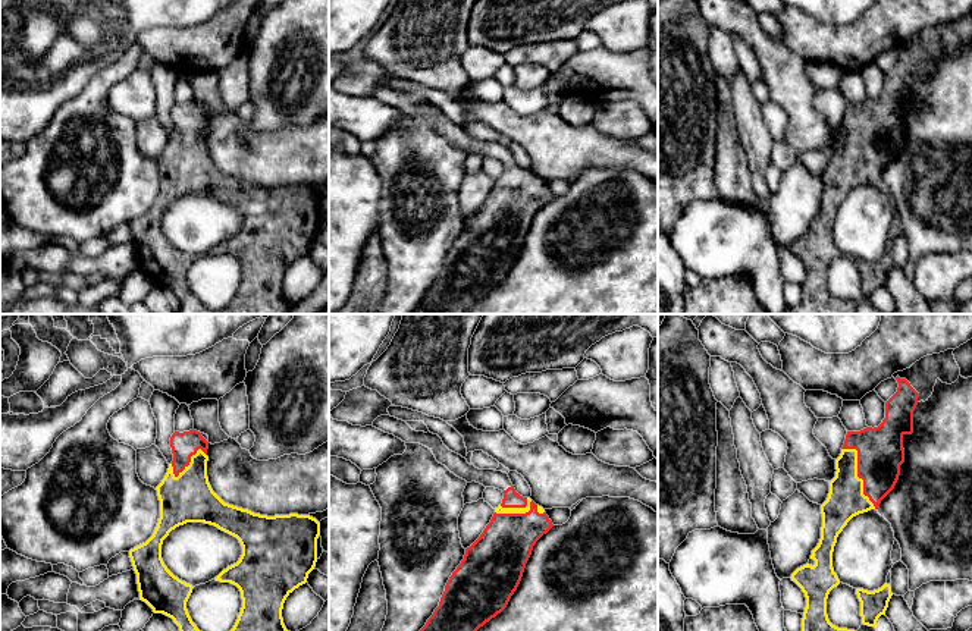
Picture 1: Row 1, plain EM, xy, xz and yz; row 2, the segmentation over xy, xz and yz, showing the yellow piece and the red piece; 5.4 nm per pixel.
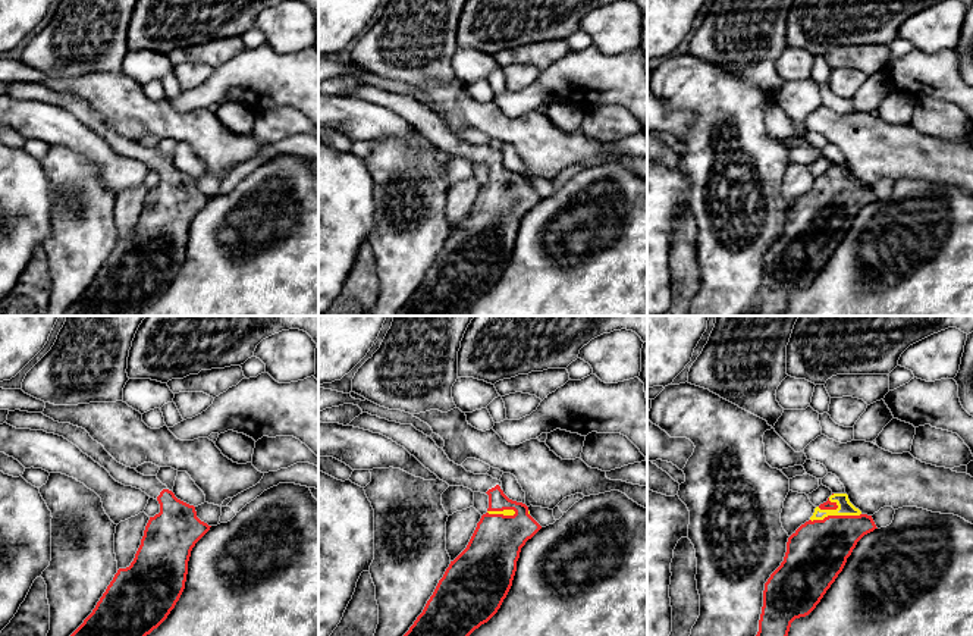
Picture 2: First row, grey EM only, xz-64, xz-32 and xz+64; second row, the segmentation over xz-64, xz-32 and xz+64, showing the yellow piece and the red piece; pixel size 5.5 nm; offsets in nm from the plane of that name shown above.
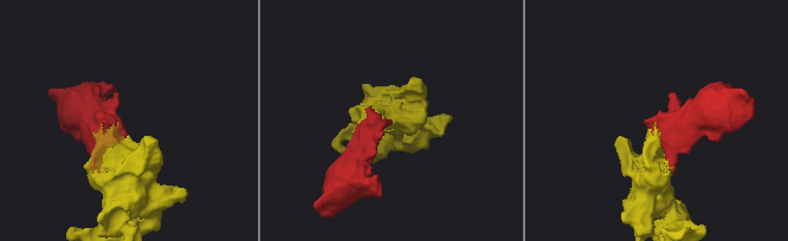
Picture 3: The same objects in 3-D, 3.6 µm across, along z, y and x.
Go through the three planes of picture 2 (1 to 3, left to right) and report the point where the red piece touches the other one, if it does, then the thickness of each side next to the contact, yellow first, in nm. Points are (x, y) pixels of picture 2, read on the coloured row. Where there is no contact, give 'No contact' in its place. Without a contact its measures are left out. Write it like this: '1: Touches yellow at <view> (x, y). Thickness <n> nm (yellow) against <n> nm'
1: No contact
2: Touches yellow at xz-32 (504, 510). Thickness 30 nm (yellow) against 280 nm
3: Touches yellow at xz+64 (835, 514). Thickness 80 nm (yellow) against 320 nm

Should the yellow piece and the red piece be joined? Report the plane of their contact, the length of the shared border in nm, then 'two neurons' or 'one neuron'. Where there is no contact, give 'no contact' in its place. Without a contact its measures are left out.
xz | 220 nm | one neuron

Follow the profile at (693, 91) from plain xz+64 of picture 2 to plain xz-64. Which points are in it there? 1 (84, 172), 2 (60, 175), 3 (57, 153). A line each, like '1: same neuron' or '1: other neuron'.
1: same neuron
2: same neuron
3: same neuron

